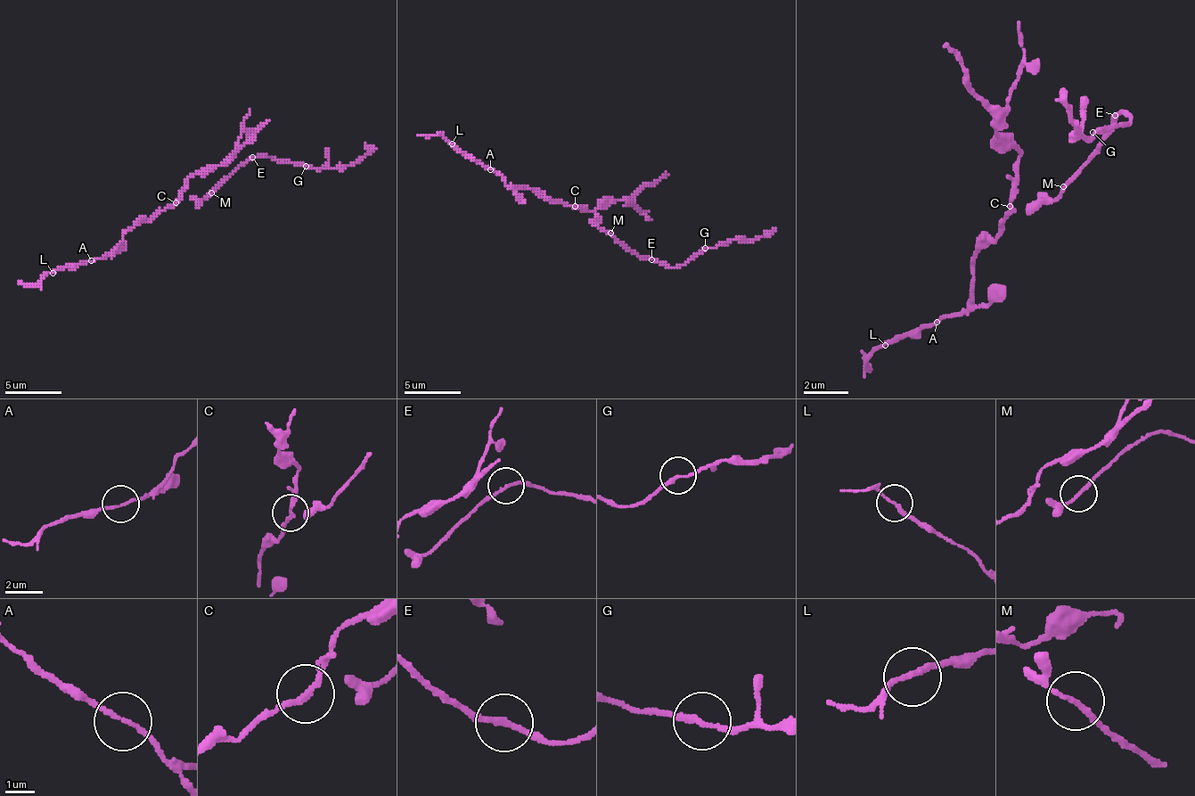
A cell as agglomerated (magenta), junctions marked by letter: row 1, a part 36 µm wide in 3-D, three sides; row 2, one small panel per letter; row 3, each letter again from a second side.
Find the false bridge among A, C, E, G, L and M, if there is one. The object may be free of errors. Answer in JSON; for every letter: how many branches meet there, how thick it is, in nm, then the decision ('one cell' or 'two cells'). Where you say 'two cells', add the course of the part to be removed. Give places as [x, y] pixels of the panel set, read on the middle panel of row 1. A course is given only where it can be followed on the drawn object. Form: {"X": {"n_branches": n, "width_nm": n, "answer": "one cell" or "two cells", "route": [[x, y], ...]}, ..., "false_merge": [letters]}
{"A": {"n_branches": 2, "width_nm": 130, "answer": "one cell"}, "C": {"n_branches": 2, "width_nm": 190, "answer": "two cells", "route": [[576, 206], [590, 211], [632, 200], [668, 175]]}, "E": {"n_branches": 2, "width_nm": 170, "answer": "one cell"}, "G": {"n_branches": 2, "width_nm": 200, "answer": "one cell"}, "L": {"n_branches": 2, "width_nm": 180, "answer": "one cell"}, "M": {"n_branches": 2, "width_nm": 160, "answer": "one cell"}, "false_merge": ["C"]}

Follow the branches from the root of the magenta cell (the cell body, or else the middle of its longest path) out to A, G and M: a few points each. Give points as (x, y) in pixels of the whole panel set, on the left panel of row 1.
A: (191, 196), (184, 191), (162, 210), (157, 210), (148, 219), (140, 219), (106, 256), (92, 261)
G: (191, 196), (199, 200), (210, 196), (241, 166), (255, 157), (289, 160), (306, 166)
M: (191, 196), (204, 200), (210, 193)

